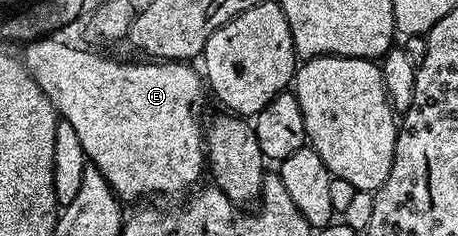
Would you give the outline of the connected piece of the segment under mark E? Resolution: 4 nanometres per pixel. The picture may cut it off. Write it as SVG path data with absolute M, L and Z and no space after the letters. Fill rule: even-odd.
M46 38L43 40L32 40L30 44L24 45L25 60L23 56L23 67L31 74L31 78L43 90L43 94L51 102L51 106L57 111L58 117L71 122L72 128L79 134L79 142L83 142L88 163L99 169L103 178L117 193L122 201L137 200L148 192L181 192L184 188L192 189L197 179L207 168L207 149L203 135L203 123L201 124L201 111L205 108L205 96L207 97L207 84L202 73L193 69L194 65L189 62L178 62L166 60L164 62L145 62L149 64L128 64L125 60L112 60L109 56L100 56L97 52L88 52L85 48L72 48L69 44L57 40L61 38Z

